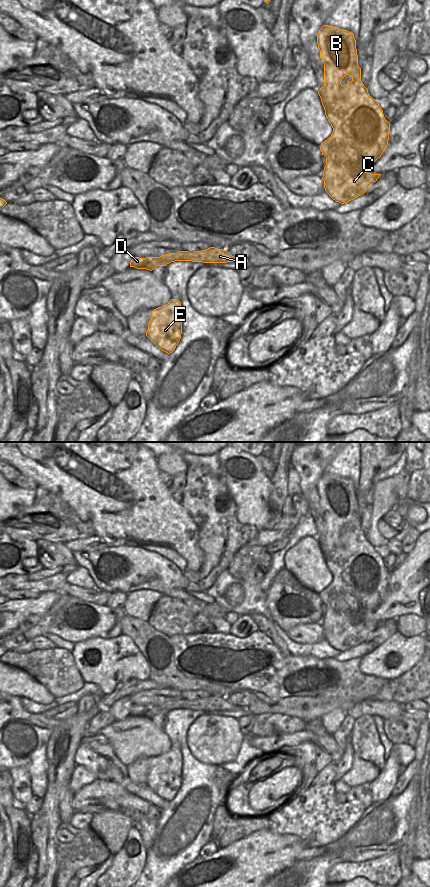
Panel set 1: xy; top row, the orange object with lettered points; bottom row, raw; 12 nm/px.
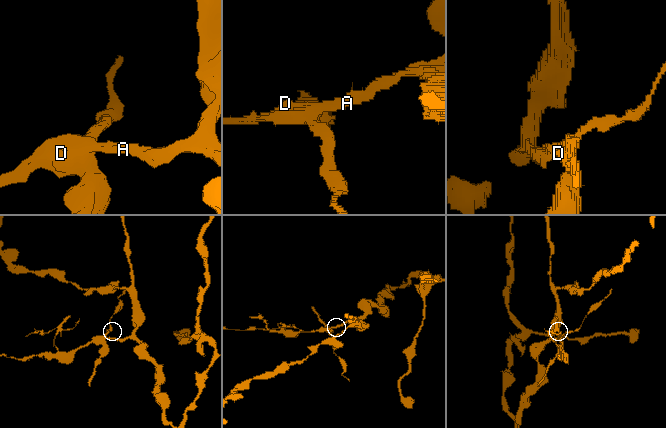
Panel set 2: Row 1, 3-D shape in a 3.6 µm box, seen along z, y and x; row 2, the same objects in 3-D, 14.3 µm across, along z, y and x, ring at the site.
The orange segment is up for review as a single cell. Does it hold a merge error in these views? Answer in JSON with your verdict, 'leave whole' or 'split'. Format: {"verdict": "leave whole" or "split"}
{"verdict": "split"}

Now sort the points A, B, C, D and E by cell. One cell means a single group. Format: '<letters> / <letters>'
A B C D / E

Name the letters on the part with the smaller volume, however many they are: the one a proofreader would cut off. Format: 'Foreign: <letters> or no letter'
Foreign: E

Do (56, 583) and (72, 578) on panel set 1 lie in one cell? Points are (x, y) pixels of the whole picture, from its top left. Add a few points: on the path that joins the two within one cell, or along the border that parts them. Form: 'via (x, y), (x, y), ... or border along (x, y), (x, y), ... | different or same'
border along (67, 576), (65, 582) | different

